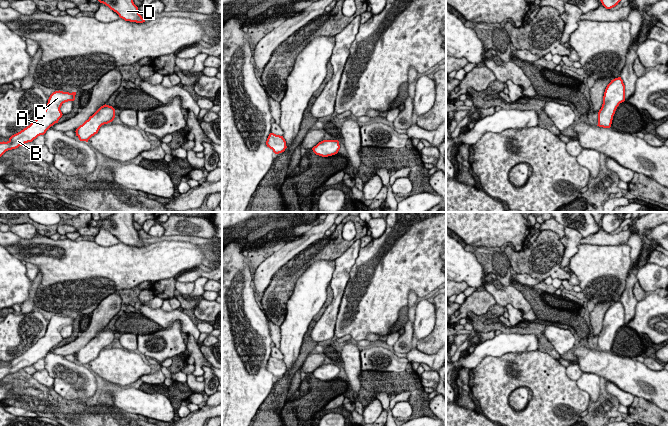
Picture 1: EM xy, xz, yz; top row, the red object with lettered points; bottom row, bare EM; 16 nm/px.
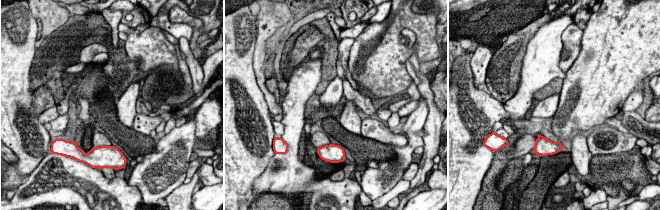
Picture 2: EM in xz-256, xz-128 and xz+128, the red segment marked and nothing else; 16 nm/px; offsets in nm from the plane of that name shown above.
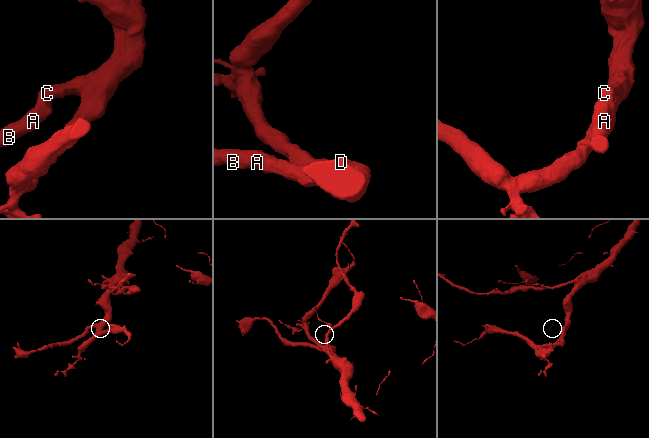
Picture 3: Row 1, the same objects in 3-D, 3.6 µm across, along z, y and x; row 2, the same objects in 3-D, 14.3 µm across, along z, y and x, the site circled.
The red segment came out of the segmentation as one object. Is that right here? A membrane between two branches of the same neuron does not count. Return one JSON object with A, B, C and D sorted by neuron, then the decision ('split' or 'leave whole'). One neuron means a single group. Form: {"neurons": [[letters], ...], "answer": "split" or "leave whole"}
{"neurons": [["A", "B", "C", "D"]], "answer": "leave whole"}

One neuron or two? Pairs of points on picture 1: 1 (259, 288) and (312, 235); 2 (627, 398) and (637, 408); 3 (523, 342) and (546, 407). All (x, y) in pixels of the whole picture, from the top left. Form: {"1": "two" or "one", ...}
{"1": "one", "2": "two", "3": "two"}

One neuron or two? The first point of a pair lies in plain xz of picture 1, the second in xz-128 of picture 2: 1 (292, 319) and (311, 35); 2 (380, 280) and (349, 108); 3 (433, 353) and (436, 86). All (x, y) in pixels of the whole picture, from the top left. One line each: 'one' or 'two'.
1: two
2: two
3: one

